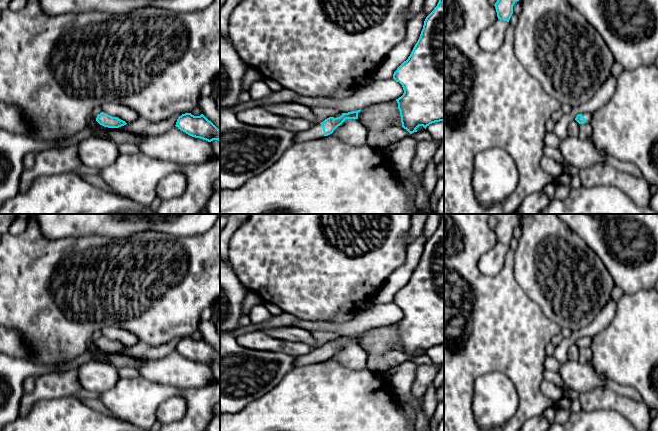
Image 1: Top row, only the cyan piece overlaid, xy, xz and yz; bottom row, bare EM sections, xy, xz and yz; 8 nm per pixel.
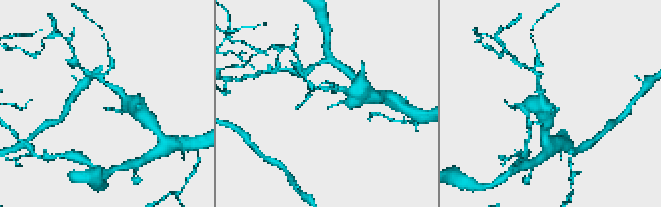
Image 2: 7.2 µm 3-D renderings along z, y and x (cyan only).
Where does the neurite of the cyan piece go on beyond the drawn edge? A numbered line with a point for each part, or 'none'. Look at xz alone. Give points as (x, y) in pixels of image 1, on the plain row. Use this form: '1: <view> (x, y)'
1: xz (316, 356)

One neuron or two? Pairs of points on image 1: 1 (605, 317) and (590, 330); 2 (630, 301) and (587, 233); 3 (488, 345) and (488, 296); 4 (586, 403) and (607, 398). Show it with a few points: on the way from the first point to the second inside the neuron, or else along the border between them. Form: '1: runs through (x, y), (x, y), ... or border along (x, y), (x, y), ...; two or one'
1: runs through (601, 321), (594, 328); one
2: border along (647, 288), (633, 293), (624, 293); two
3: runs through (488, 333), (488, 308); one
4: runs through (591, 401), (602, 399); one

